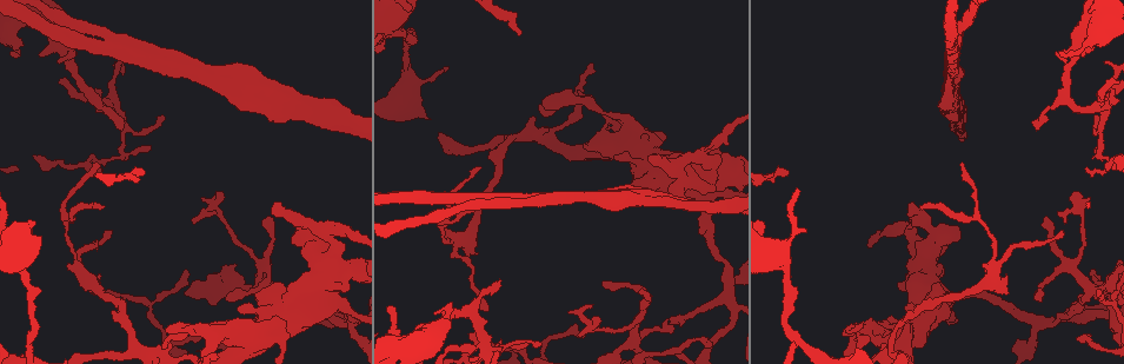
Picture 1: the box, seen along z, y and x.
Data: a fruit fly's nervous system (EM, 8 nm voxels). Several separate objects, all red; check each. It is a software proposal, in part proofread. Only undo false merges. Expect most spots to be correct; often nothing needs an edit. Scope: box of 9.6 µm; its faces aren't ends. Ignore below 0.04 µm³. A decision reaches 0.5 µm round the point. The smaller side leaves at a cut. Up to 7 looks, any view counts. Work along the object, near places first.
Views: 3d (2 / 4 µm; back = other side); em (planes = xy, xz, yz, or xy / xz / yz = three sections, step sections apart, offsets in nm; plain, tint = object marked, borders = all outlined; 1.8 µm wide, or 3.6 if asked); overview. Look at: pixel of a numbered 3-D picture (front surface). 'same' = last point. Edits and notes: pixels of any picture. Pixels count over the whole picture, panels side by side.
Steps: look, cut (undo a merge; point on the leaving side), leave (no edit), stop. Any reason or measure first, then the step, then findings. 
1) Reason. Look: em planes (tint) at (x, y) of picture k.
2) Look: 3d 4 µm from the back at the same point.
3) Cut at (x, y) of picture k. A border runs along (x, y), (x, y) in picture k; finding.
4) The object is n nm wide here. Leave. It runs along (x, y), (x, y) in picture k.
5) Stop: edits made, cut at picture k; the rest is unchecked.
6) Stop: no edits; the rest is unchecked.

Arms run side by side. Look: 3d 2 µm at (126, 44) of picture 1.

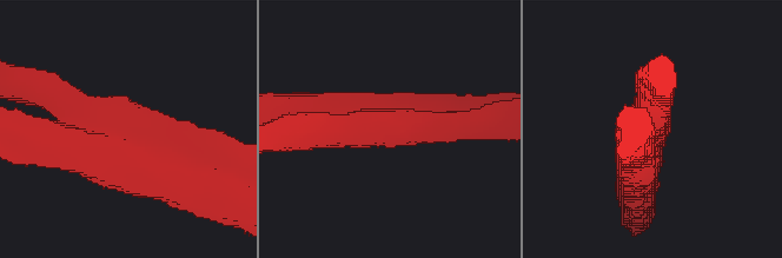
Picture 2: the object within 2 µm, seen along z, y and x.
3 arms meet here; the arms are 220, 300, 300 nm wide; now the EM. Look: em yz step 4 (tint) at (116, 140) of picture 2.

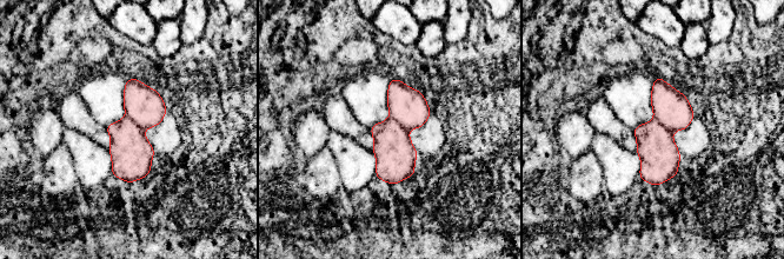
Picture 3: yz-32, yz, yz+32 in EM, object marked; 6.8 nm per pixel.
Cut at (407, 106) of picture 3. A border runs along (390, 117), (407, 131) in picture 3; two neurons meet here.

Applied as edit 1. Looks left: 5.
Redraw. Look: overview.

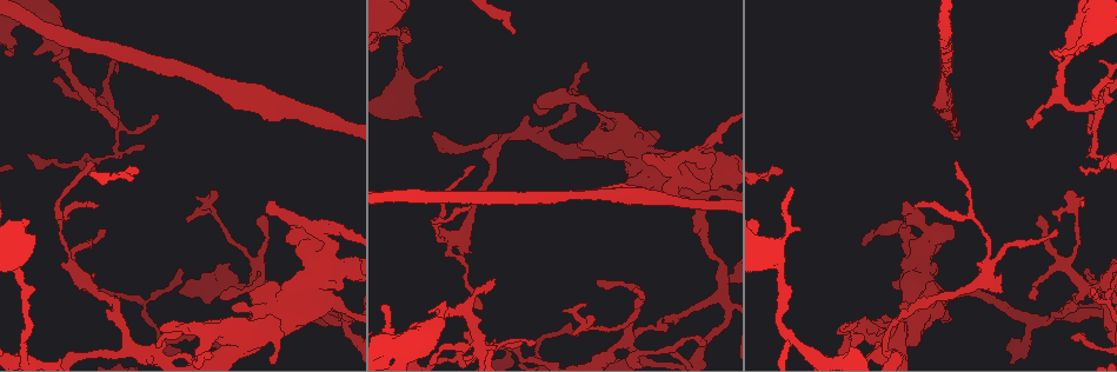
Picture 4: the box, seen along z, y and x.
A fork. Look: em planes (plain) at (1087, 109) of picture 4.

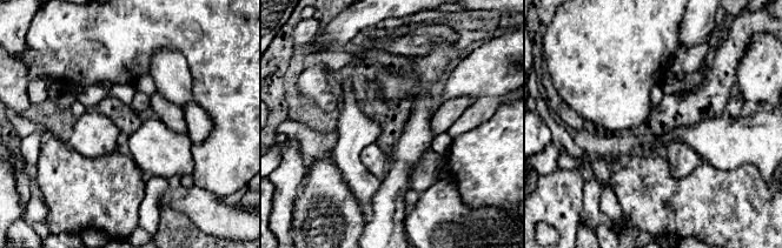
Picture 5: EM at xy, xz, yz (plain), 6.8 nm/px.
Look: em planes (tint) at the same point.

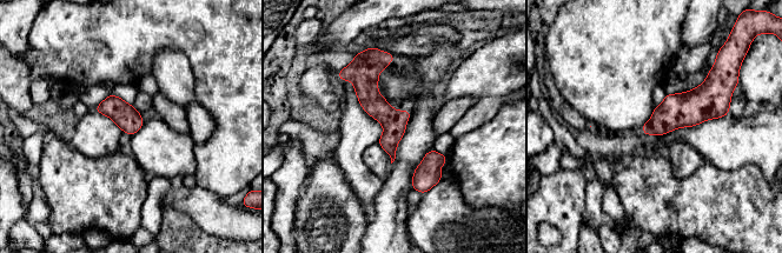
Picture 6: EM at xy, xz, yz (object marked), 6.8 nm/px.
Leave. One neuron here.

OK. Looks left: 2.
Thick turns thin. Look: em 3.6 µm planes (tint) at (325, 255) of picture 4.

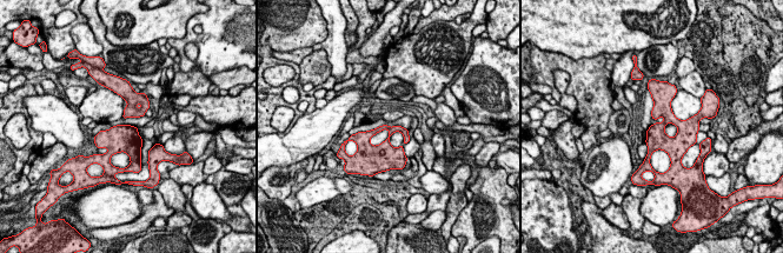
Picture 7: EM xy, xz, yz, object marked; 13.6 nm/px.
The object is 100 nm wide here. Leave. All the same neuron.

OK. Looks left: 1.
Stop: edits made, cut at picture 3; the rest is unchecked.

